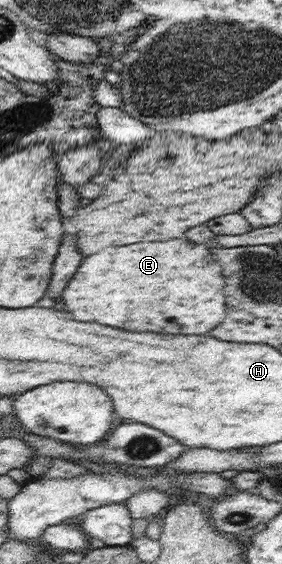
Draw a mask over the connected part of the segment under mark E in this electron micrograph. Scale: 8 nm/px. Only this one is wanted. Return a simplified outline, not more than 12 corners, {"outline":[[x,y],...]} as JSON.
{"outline":[[187,239],[103,249],[60,297],[77,321],[207,334],[222,269]]}

